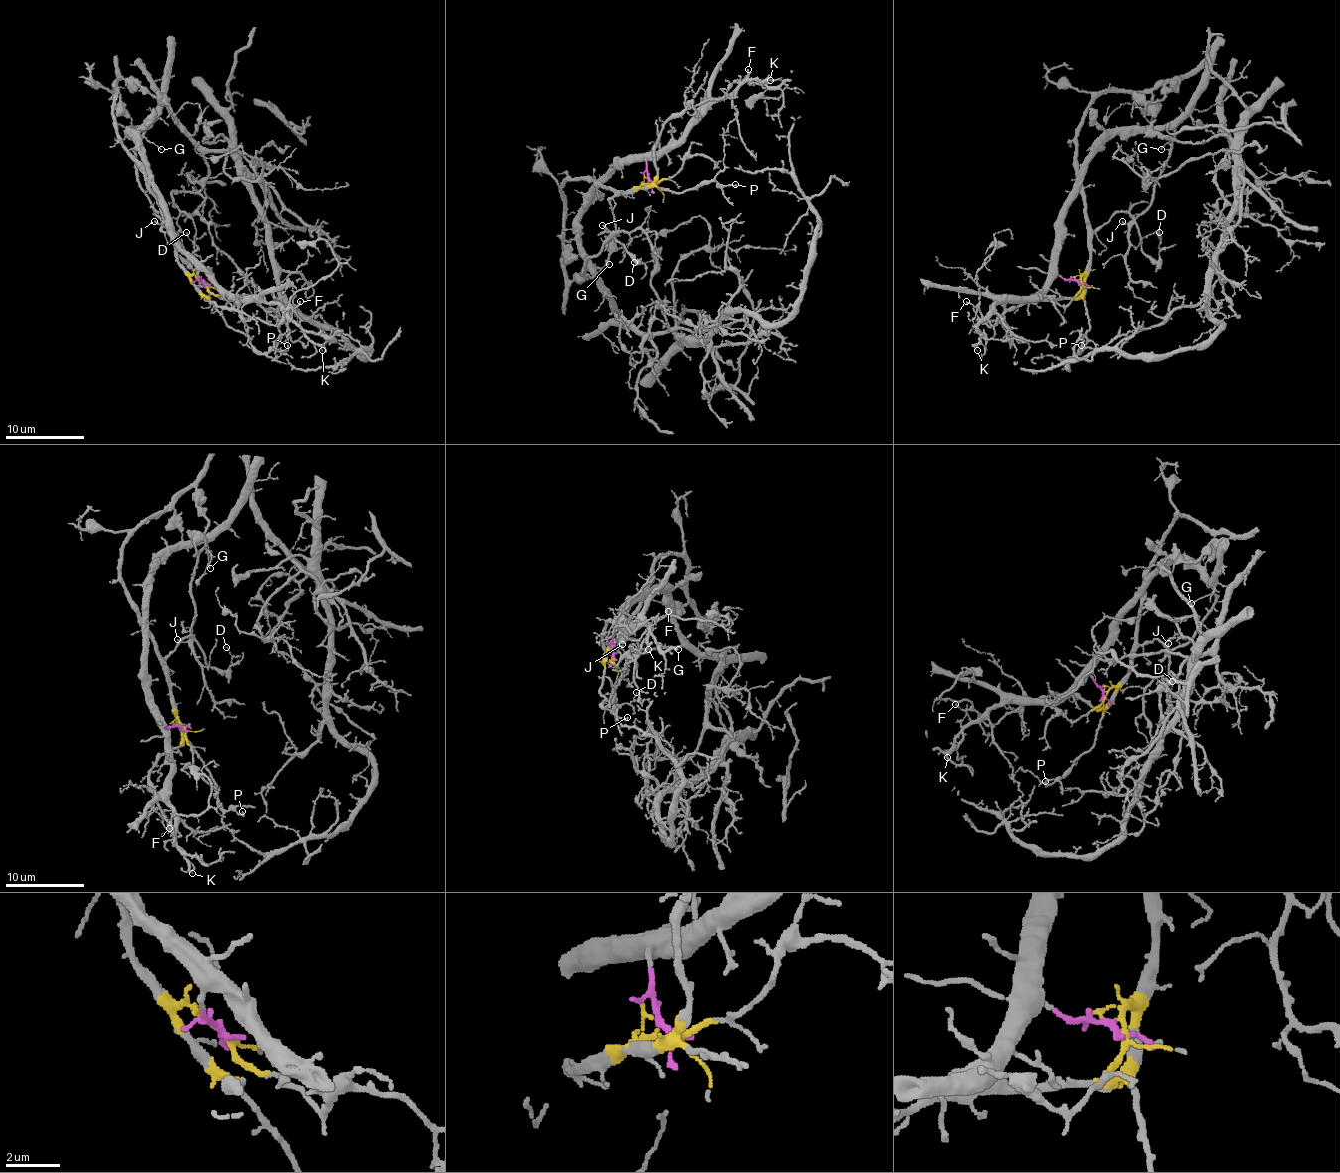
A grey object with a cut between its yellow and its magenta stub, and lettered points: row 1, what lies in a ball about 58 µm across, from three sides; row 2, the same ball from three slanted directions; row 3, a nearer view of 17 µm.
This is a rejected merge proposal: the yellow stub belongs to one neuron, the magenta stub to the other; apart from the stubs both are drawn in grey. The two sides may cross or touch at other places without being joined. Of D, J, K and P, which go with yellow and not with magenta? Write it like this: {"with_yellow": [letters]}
{"with_yellow": ["D", "J", "P"]}

